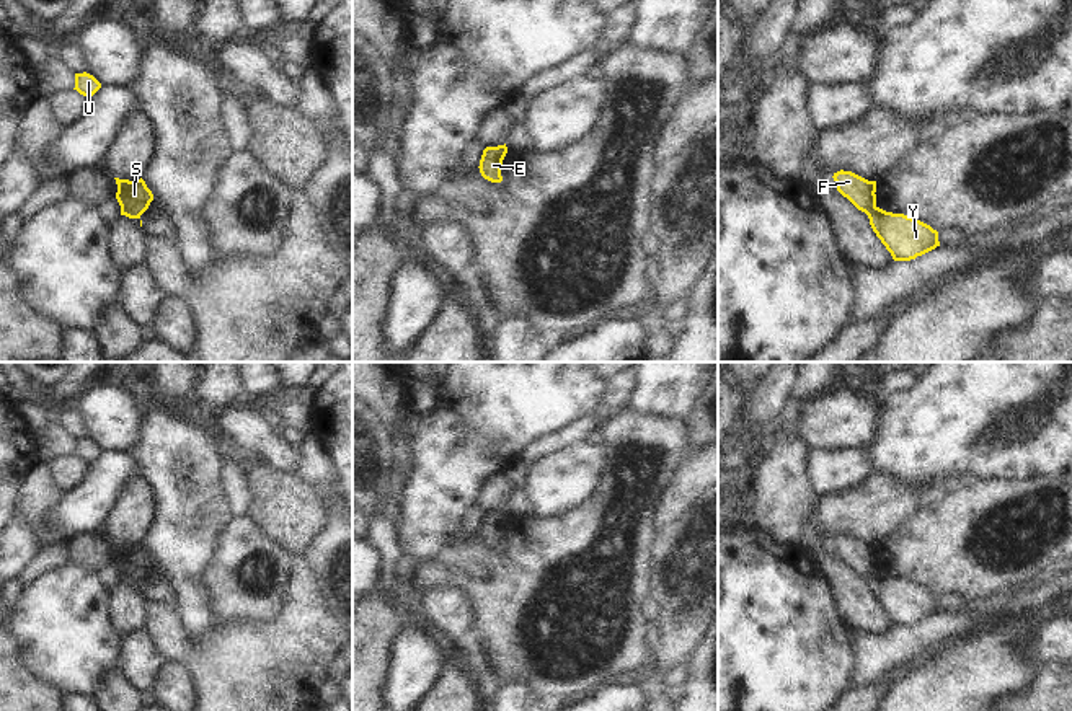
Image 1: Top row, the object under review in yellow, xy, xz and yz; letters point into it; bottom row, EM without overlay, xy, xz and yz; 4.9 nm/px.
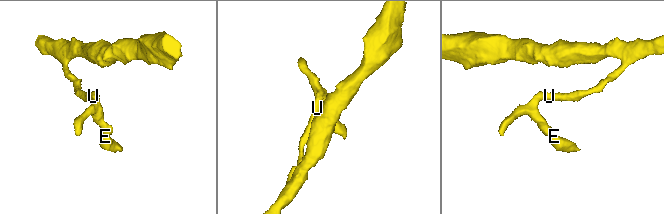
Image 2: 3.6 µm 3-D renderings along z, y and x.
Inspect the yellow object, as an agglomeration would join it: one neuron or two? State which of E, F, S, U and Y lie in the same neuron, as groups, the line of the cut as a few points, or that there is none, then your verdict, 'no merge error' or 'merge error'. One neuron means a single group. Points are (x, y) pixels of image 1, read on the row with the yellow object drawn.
E Y / F S U | yz (875, 206), (867, 214) | merge error

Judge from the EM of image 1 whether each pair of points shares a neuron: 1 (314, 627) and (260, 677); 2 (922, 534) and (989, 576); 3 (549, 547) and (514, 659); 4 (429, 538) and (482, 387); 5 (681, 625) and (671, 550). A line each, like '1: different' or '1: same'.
1: same
2: same
3: same
4: same
5: same

